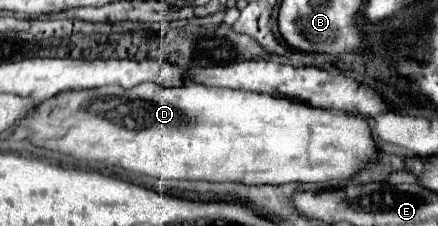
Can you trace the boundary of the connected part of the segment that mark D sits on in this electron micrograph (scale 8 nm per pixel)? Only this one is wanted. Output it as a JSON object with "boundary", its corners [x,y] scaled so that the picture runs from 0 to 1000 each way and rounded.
{"boundary":[[[322,367],[304,394],[226,385],[208,403],[153,403],[98,447],[75,509],[43,544],[43,562],[75,580],[66,624],[84,650],[153,677],[176,704],[258,721],[363,792],[546,801],[559,819],[751,810],[833,757],[865,686],[865,650],[847,606],[847,562],[833,518],[705,473],[600,412],[495,394],[445,367],[422,385]]]}

